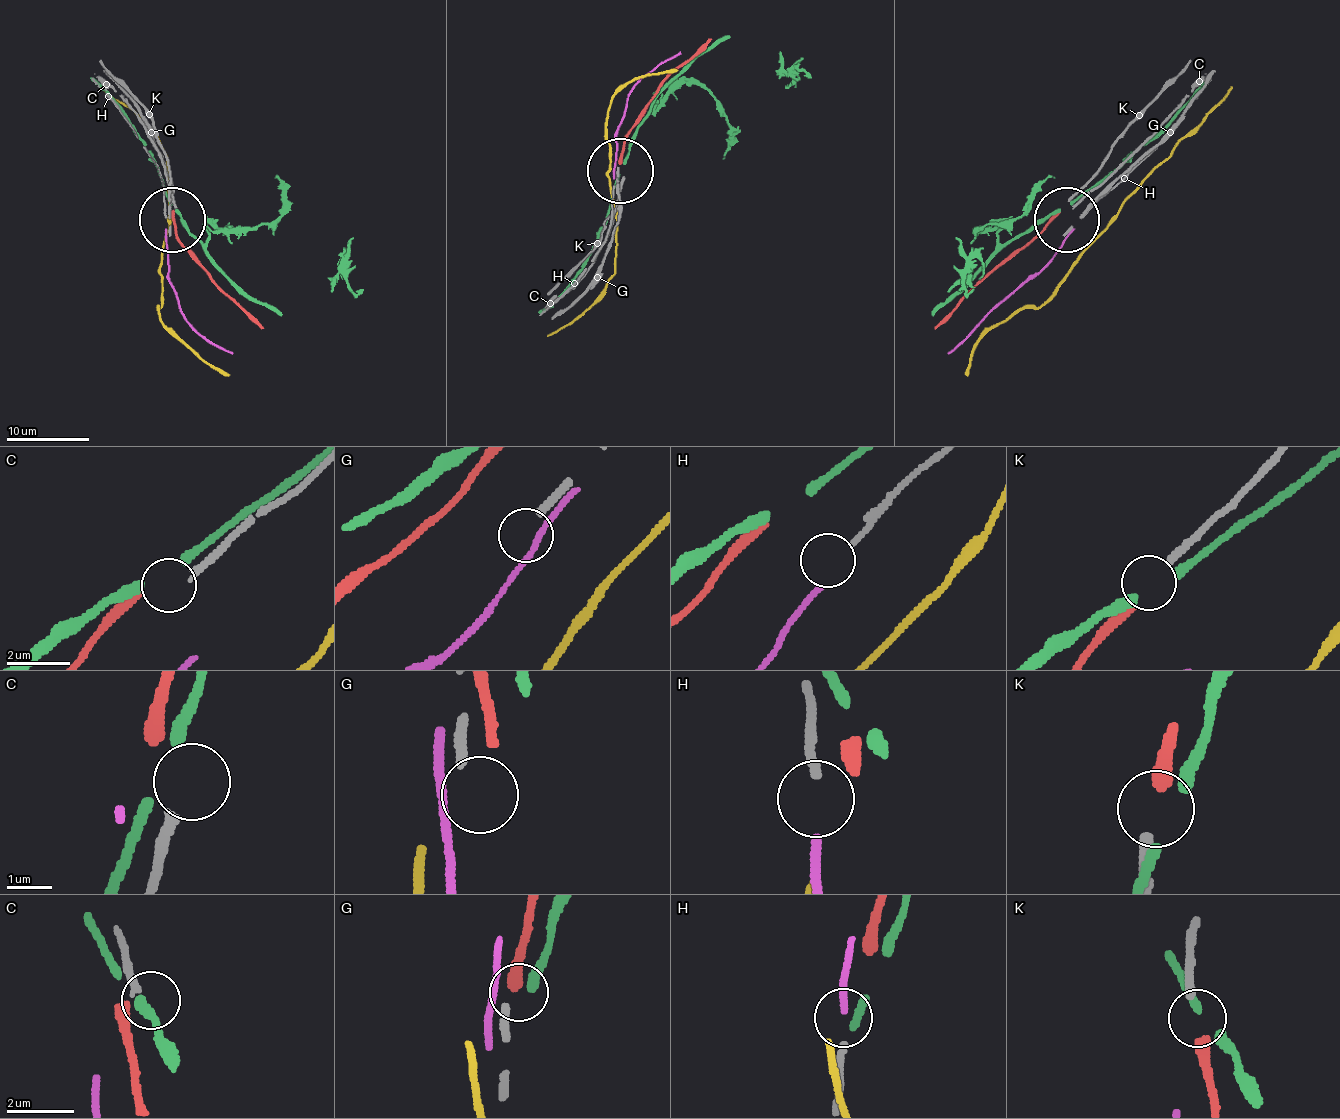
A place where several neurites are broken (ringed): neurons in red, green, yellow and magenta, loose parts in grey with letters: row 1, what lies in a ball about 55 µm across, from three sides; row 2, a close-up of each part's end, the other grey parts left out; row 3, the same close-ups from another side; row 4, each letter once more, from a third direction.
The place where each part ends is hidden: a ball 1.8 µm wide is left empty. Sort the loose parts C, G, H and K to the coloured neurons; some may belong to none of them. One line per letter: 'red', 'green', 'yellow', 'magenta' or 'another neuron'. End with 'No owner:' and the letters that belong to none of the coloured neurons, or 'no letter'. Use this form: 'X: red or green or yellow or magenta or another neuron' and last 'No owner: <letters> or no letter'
C: another neuron
G: another neuron
H: magenta
K: red
No owner: C, G

